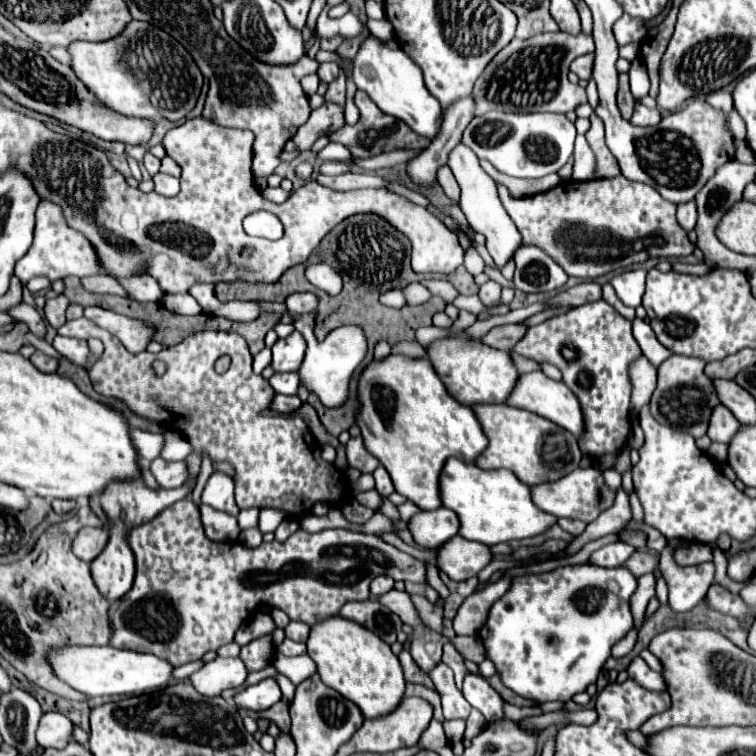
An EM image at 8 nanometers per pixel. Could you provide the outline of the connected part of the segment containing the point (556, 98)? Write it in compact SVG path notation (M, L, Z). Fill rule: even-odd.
M563 31L557 33L541 33L529 39L513 39L505 49L501 49L493 61L485 67L473 87L475 101L475 117L487 111L505 111L505 113L531 113L531 111L551 111L551 113L567 113L573 111L579 103L587 101L585 89L569 83L567 73L569 65L575 57L593 53L593 37L591 35L567 35Z

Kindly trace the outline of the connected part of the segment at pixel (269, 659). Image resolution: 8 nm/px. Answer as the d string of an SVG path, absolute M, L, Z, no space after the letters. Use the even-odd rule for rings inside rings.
M263 635L263 637L251 641L249 645L241 647L239 659L245 663L247 671L259 671L259 669L265 669L267 665L273 663L275 653L277 653L277 649L273 645L273 637Z

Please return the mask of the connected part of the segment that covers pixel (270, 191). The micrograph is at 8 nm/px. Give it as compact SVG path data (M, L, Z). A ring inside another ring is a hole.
M267 187L267 189L263 189L261 191L261 195L265 197L265 199L269 199L269 201L273 201L273 203L283 203L287 197L289 197L289 193L287 191L283 191L281 187Z

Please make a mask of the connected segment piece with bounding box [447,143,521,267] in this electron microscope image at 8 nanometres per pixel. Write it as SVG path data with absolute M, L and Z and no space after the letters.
M459 143L447 159L447 165L451 167L459 187L461 187L461 209L469 221L469 225L473 227L475 233L483 233L485 235L485 247L489 251L489 255L495 259L495 263L499 267L503 267L509 257L515 253L515 249L521 243L521 235L517 233L517 227L513 225L511 217L507 215L507 211L503 209L499 195L497 195L497 185L495 181L481 169L477 155L463 143Z

